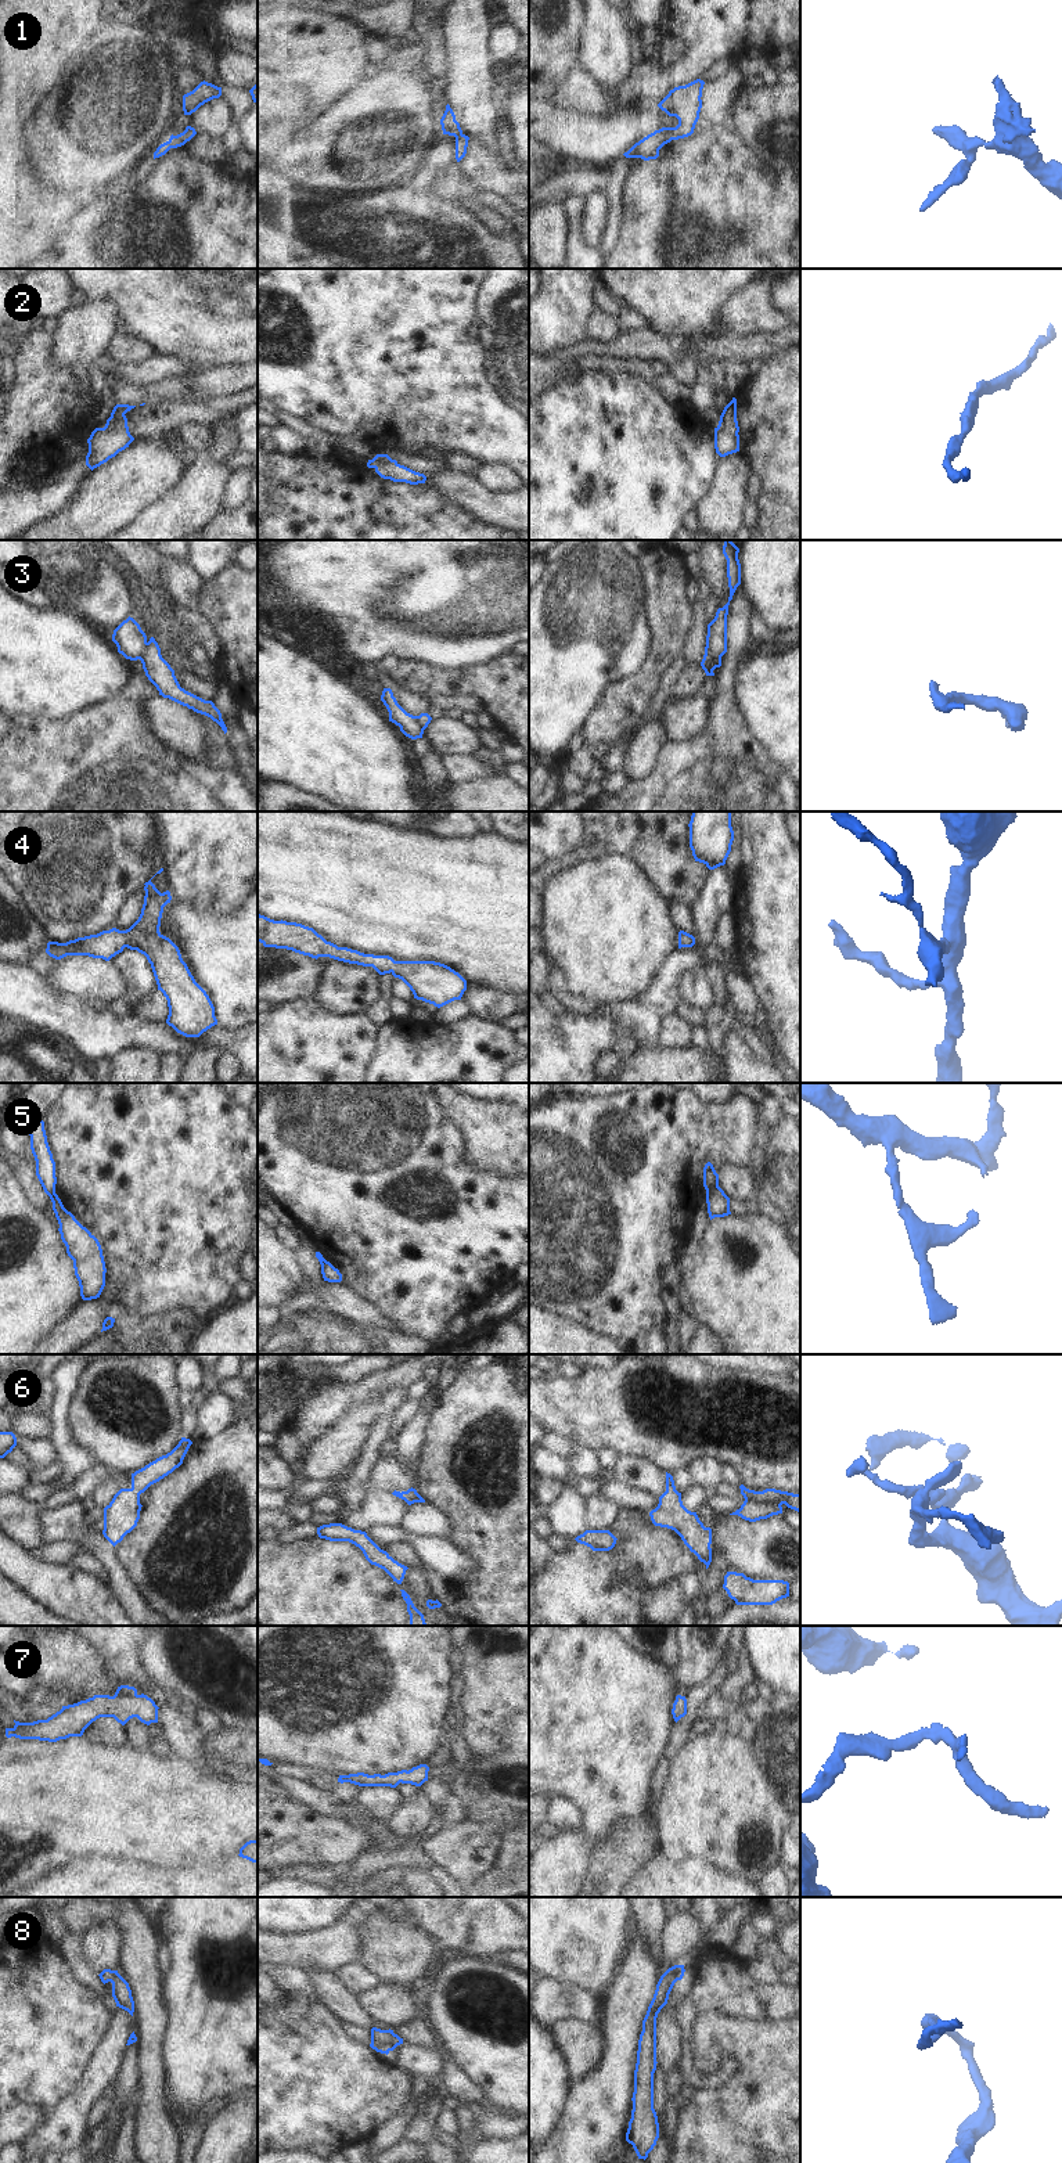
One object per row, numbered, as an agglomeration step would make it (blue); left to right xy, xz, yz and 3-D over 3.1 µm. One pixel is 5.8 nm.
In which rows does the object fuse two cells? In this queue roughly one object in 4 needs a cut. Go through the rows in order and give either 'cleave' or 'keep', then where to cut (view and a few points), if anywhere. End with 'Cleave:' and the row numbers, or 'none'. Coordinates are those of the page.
1: keep; cut none
2: keep; cut none
3: cleave; cut xy (148, 643), (139, 658)
4: keep; cut none
5: cleave; cut yz (717, 1184), (706, 1197)
6: keep; cut none
7: keep; cut none
8: keep; cut none
Cleave: 3, 5

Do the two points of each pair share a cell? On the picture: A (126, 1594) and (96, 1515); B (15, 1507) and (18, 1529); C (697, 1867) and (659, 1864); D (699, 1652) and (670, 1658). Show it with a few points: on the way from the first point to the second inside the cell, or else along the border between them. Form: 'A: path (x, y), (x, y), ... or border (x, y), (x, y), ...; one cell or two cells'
A: path (115, 1575), (105, 1554), (90, 1539), (90, 1535); one cell
B: path (15, 1512), (18, 1523); one cell
C: path (687, 1870), (669, 1870); one cell
D: border (679, 1640), (679, 1662), (673, 1672); two cells

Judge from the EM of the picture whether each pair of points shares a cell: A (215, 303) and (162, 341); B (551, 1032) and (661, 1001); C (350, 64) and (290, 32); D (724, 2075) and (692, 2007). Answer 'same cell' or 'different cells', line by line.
A: same cell
B: same cell
C: same cell
D: same cell

